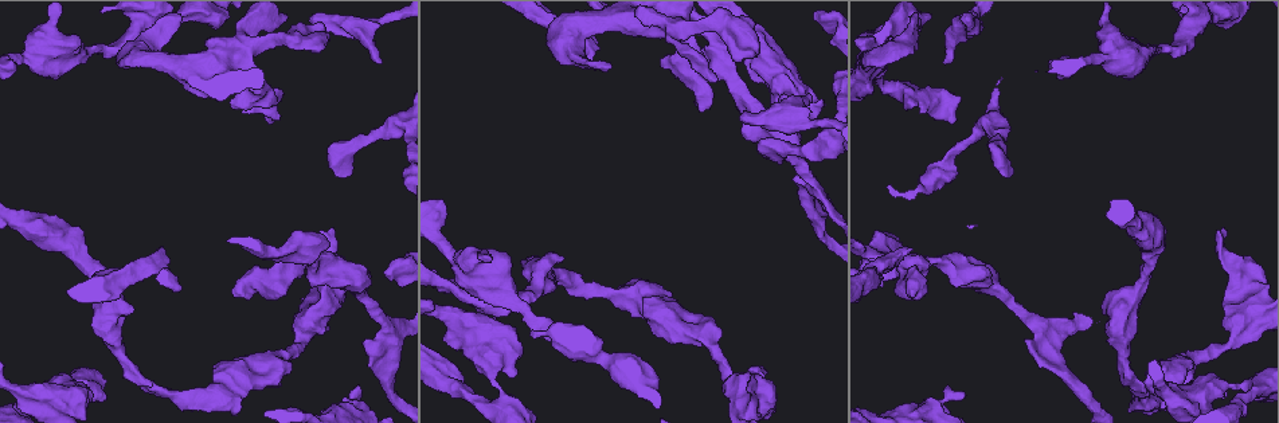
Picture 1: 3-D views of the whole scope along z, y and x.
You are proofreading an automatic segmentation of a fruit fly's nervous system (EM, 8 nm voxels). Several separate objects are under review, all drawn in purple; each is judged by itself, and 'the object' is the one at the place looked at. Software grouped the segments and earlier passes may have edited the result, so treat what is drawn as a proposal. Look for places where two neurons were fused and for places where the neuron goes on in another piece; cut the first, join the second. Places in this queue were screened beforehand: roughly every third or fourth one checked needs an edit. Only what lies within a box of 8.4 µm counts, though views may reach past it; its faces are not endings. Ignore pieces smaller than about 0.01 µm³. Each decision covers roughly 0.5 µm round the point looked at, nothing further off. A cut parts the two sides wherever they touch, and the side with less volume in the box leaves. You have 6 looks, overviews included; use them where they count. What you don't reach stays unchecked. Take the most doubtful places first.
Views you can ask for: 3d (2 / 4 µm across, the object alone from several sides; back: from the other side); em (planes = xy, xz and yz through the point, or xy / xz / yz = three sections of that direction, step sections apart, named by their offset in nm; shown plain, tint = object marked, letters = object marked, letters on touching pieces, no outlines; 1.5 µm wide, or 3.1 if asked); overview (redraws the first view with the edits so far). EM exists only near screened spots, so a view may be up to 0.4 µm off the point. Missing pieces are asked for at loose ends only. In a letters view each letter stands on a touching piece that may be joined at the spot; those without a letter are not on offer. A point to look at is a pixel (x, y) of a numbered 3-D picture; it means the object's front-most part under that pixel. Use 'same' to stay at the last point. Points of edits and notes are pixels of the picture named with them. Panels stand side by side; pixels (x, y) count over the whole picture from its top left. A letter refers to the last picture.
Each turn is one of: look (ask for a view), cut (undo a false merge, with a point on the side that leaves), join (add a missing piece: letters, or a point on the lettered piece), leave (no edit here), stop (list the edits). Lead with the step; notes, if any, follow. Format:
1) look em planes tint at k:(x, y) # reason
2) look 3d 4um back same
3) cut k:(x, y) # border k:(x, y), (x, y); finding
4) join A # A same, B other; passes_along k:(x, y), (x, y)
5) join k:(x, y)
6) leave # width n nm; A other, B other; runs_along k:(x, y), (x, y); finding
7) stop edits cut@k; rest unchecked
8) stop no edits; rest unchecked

look em planes plain at 1:(160, 248) # an open end

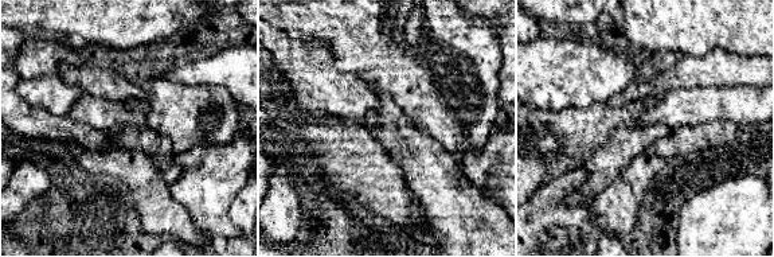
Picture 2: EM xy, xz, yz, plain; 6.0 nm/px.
look em planes letters same

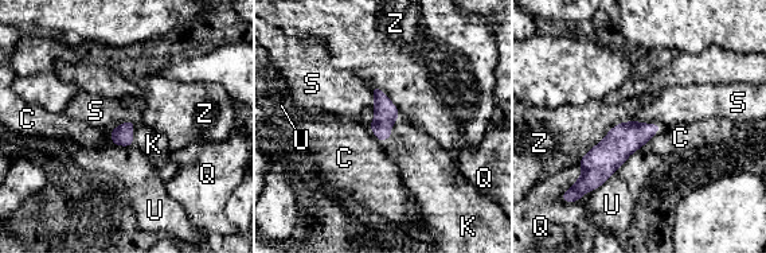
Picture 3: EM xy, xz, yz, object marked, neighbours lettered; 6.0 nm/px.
join K # C other, K same, Q other, S other, U other, Z other; passes_along 3:(386, 113), (393, 123), (402, 129); it goes on there

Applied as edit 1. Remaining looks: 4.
look em xy step 4 letters at 1:(333, 231) # long arm stops here

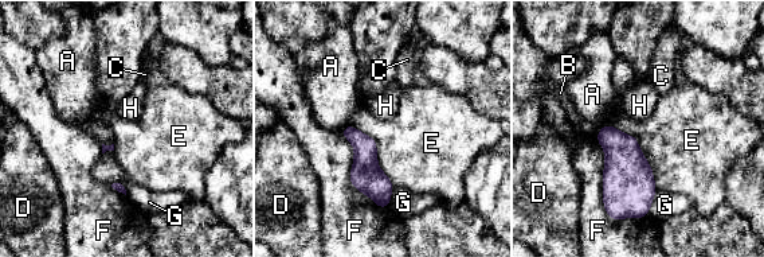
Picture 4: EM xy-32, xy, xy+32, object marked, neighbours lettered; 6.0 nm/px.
look em planes letters same

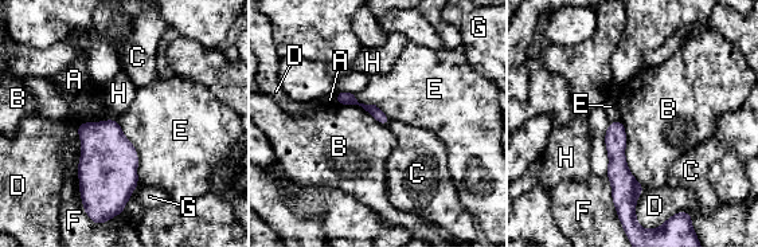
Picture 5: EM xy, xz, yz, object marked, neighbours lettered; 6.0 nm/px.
leave # A other, B other, C other, D other, E other, F other, G other, H other; runs_along 5:(613, 125), (617, 172), (635, 195); none of them fits

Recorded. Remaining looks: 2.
look 3d 4um at 1:(562, 256) # an open end

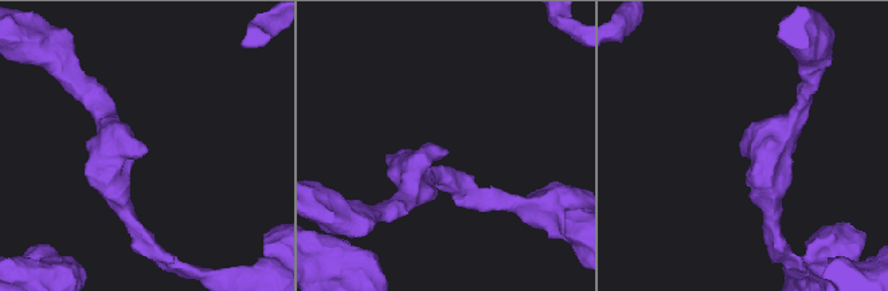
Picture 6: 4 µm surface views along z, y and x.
look em planes letters at 6:(143, 153)

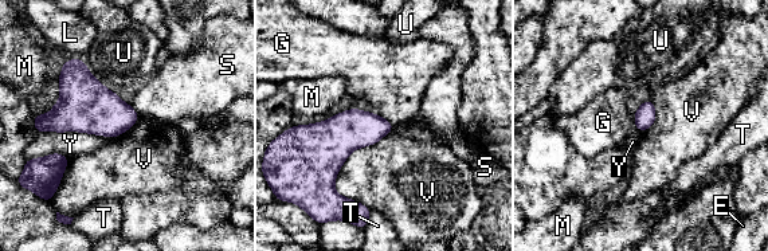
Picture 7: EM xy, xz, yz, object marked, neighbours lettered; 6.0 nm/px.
leave # E other, G other, L other, M other, S other, T other, U other, V other, Y other; border 7:(395, 125), (349, 155), (339, 195); none of them fits

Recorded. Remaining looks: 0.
stop edits join@3; rest unchecked

